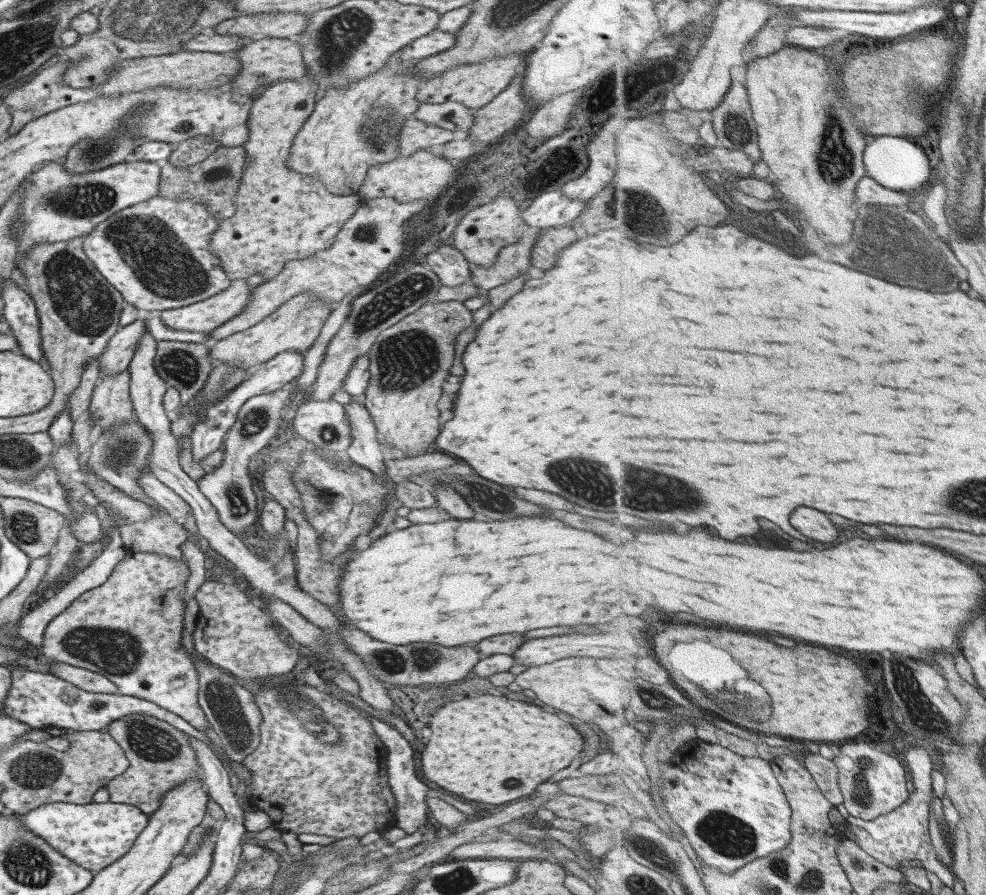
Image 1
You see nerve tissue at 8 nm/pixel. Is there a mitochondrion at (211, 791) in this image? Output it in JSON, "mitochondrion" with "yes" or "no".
{"mitochondrion":"no"}

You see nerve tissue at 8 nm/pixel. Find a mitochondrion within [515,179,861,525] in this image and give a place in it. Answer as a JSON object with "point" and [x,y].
{"point":[641,489]}

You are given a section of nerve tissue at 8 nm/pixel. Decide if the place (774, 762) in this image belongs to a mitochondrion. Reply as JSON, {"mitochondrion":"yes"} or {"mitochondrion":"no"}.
{"mitochondrion":"no"}

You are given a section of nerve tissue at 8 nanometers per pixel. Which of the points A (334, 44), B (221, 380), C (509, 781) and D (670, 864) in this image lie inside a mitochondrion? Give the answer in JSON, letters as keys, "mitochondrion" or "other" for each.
{"A":"mitochondrion","B":"mitochondrion","C":"mitochondrion","D":"mitochondrion"}

